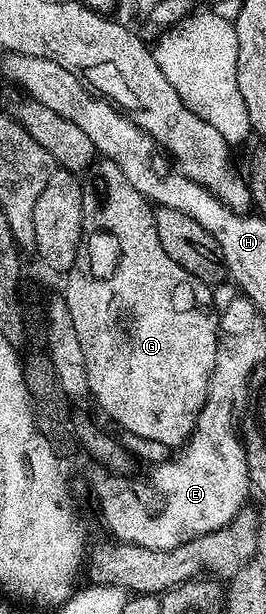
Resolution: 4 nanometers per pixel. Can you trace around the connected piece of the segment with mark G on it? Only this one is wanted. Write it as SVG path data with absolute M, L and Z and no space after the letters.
M97 159L88 166L80 190L82 191L82 215L84 216L84 235L80 239L80 250L76 262L66 274L68 282L64 285L62 296L70 307L70 319L74 319L74 327L78 331L78 340L82 342L82 355L86 355L86 375L88 376L88 392L91 400L100 404L100 409L112 421L117 421L128 433L141 437L144 441L153 441L156 445L183 446L194 431L200 409L206 403L208 384L212 378L214 355L216 354L216 330L218 328L218 313L212 310L212 293L209 286L203 285L194 275L190 275L166 251L162 251L162 243L158 243L156 218L153 206L114 167L114 163Z

